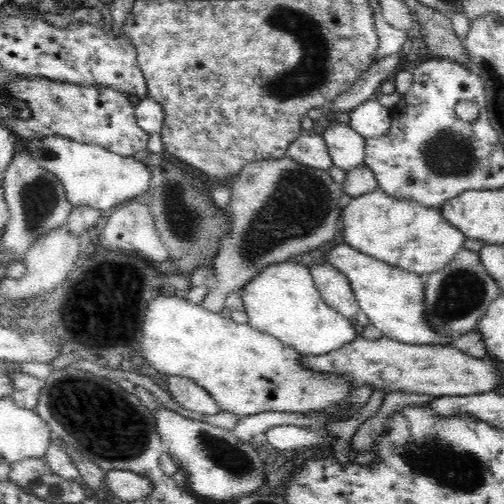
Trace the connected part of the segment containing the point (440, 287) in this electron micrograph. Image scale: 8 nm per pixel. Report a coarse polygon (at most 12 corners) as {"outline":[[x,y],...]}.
{"outline":[[462,247],[425,276],[426,323],[446,337],[477,328],[502,292]]}

